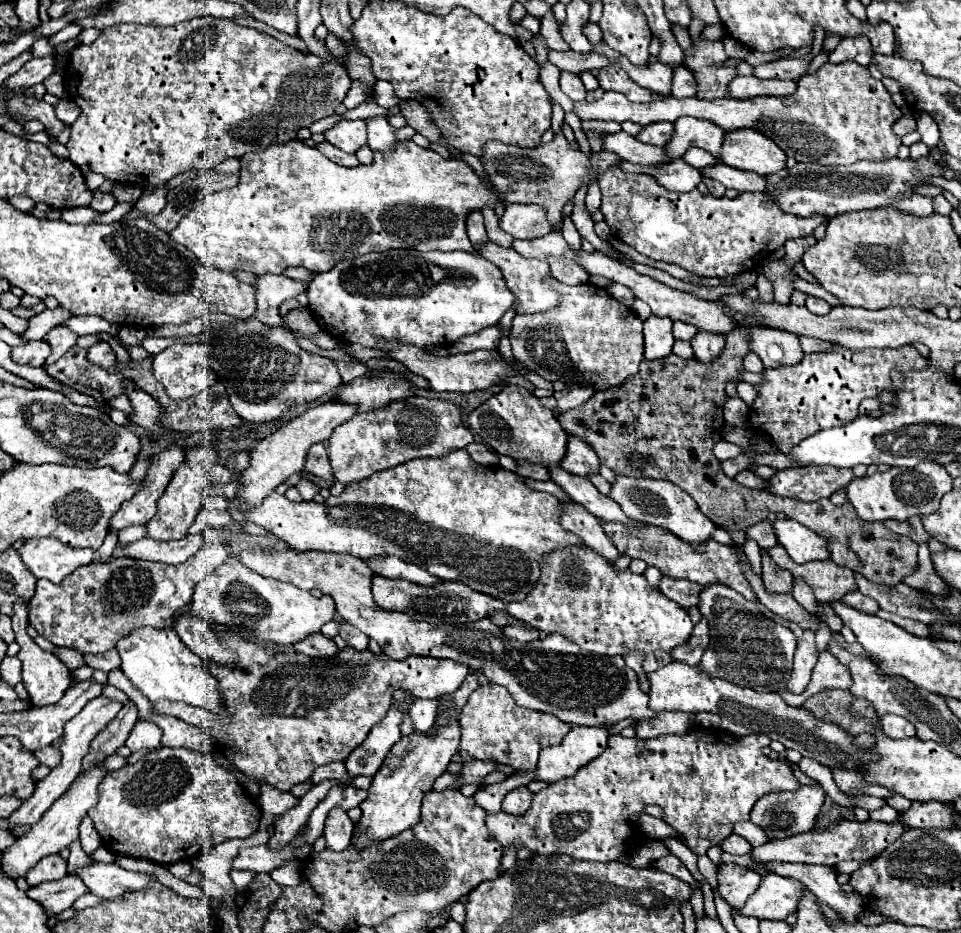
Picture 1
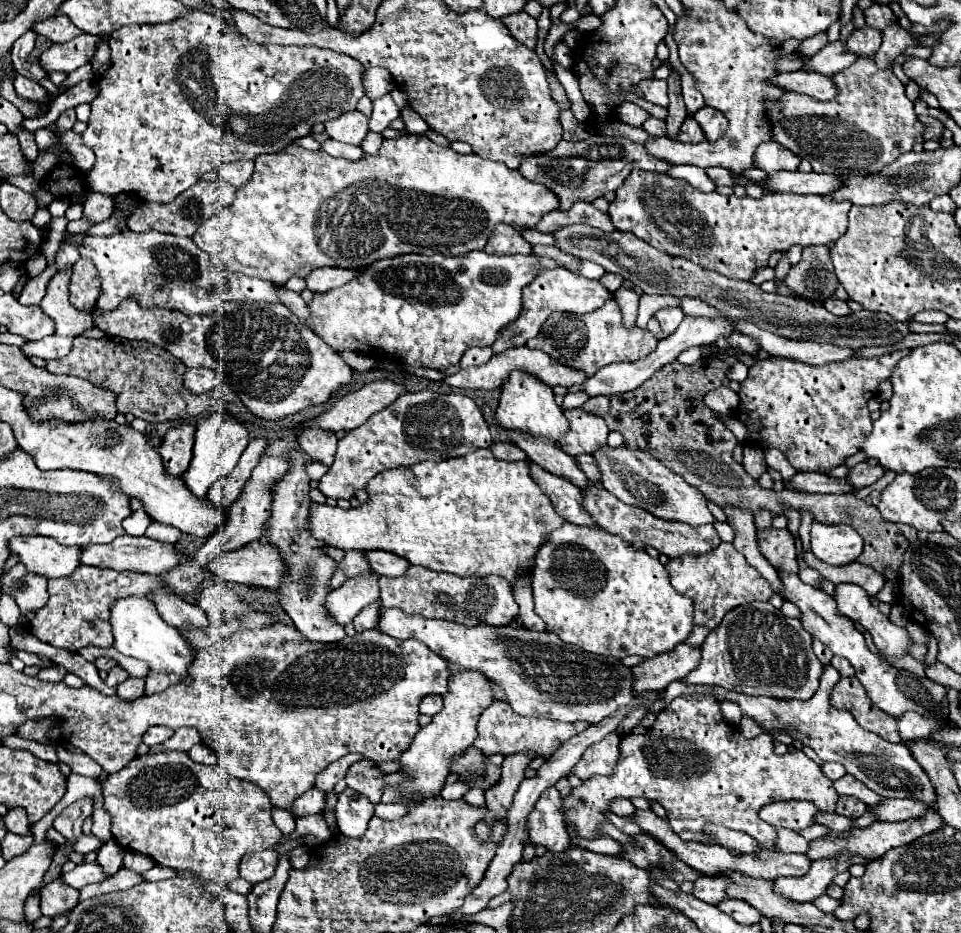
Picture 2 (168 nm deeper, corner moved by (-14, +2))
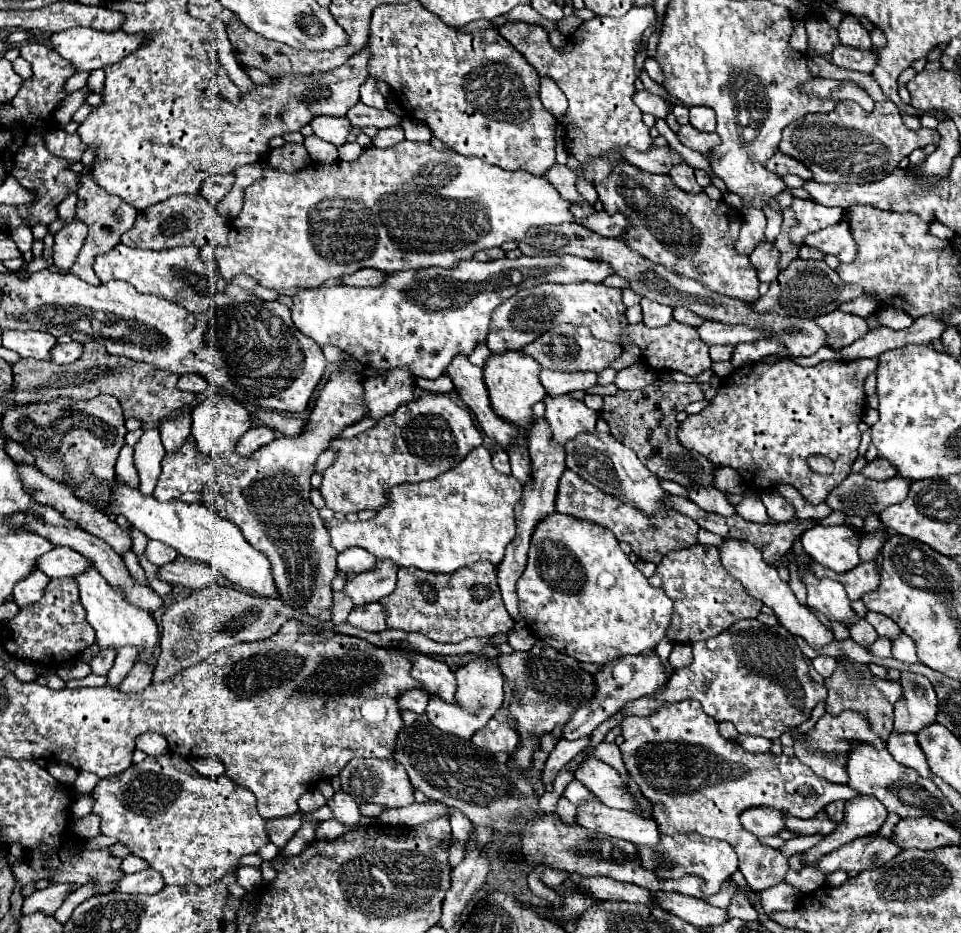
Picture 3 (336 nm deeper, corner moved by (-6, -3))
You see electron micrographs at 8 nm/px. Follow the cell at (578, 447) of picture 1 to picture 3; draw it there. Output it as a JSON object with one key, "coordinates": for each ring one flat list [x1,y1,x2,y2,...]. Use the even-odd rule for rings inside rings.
{"coordinates":[[570,395,564,397,550,397,544,399,546,405,546,421,554,433,554,441,566,445,566,441,574,439,578,433,592,431,598,419,596,411,590,411,582,401,572,399]]}

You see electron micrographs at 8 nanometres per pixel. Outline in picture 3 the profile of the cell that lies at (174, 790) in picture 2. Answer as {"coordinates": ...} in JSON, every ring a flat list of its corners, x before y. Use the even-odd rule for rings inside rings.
{"coordinates":[[166,753,158,757,146,757,142,763,130,765,122,775,100,779,92,795,92,811,102,819,102,835,116,837,136,857,146,859,152,869,162,873,166,885,196,883,200,887,206,887,230,873,238,865,238,859,242,855,256,853,270,841,264,829,264,819,256,811,256,799,250,791,238,787,228,777,210,779,198,775,182,755]]}

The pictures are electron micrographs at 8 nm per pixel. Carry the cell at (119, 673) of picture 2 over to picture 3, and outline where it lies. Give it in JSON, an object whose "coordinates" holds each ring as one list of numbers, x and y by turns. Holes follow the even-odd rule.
{"coordinates":[[122,647,122,649,118,649,114,667,112,667,110,673,108,673,108,685,118,687,118,685,122,683,122,679,128,675,128,671,132,669,132,665,134,665,134,661,136,661,138,657,140,657,138,647]]}

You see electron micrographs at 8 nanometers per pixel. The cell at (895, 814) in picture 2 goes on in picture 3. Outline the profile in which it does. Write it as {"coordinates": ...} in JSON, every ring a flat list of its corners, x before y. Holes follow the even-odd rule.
{"coordinates":[[858,795,850,801,846,801,846,807,844,807,844,819,842,823,836,827,836,831,832,831,830,835,826,835,818,845,814,845,812,849,808,849,804,853,804,861,802,857,794,855,788,859,790,863,790,869,794,871,800,871,802,867,814,867,814,863,818,863,818,859,822,855,828,855,830,851,838,849,840,845,846,845,850,843,852,839,856,837,864,837,864,835,870,835,870,833,876,833,882,823,886,819,886,809,884,805,874,799,874,797,864,797,864,795]]}

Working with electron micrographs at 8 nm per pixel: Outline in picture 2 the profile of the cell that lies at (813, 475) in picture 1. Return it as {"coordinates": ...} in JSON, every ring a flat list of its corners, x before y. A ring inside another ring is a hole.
{"coordinates":[[860,462,854,468,850,468,850,472,846,476,846,482,852,490,862,490,862,488,874,484,882,474,884,474,882,466,870,466,866,462]]}

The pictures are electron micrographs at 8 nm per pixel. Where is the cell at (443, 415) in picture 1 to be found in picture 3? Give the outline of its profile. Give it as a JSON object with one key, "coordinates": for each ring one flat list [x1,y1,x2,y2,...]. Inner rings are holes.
{"coordinates":[[424,395,416,401,400,405,392,415,386,415,378,419,378,423,350,439,334,439,330,443,330,449,338,451,338,457,330,469,324,471,324,481,320,485,320,493,326,501,326,507,338,513,358,513,362,509,374,509,380,511,388,505,388,493,390,487,402,485,402,483,418,483,418,481,430,481,436,479,436,475,442,475,450,469,454,469,472,449,482,445,482,435,476,429,470,411,464,407,458,407,454,401,450,401,446,395]]}

